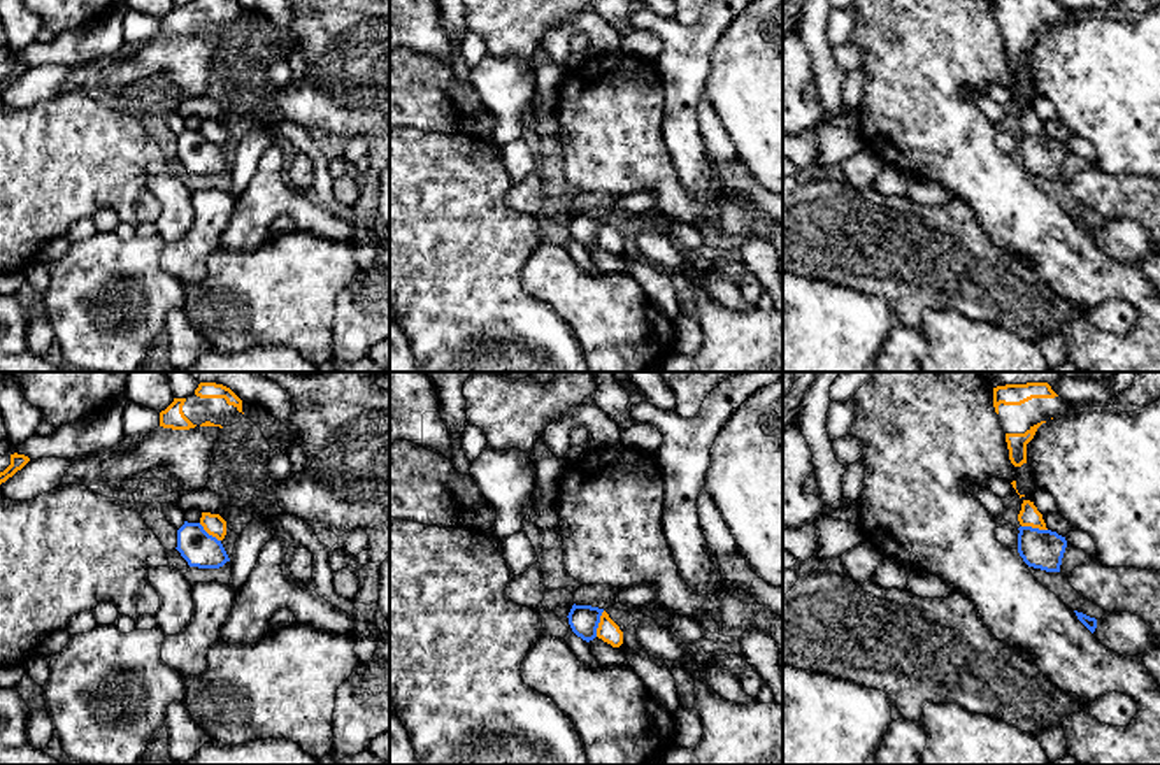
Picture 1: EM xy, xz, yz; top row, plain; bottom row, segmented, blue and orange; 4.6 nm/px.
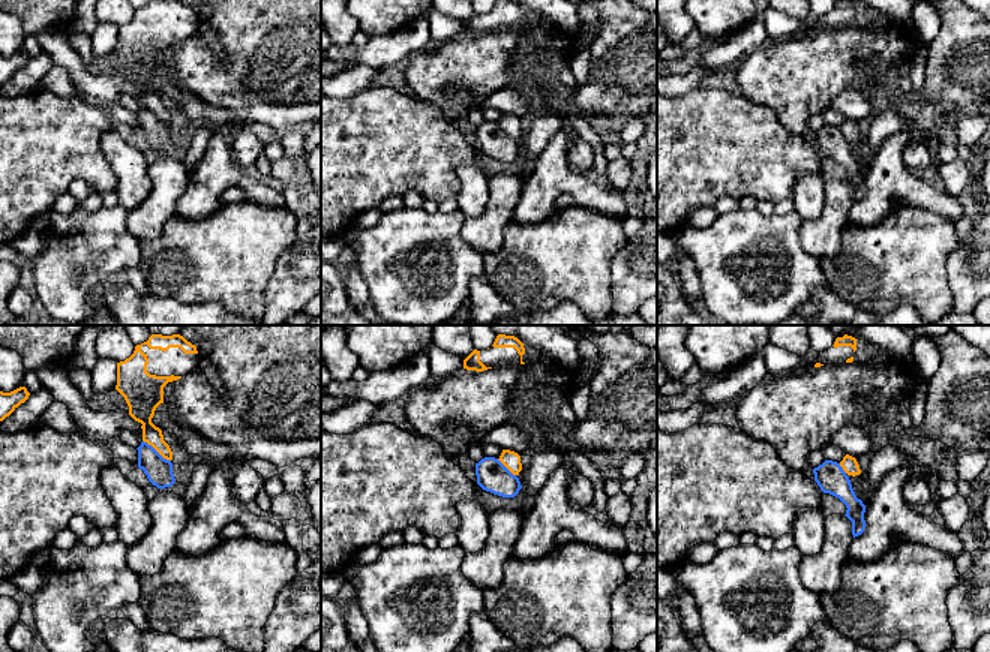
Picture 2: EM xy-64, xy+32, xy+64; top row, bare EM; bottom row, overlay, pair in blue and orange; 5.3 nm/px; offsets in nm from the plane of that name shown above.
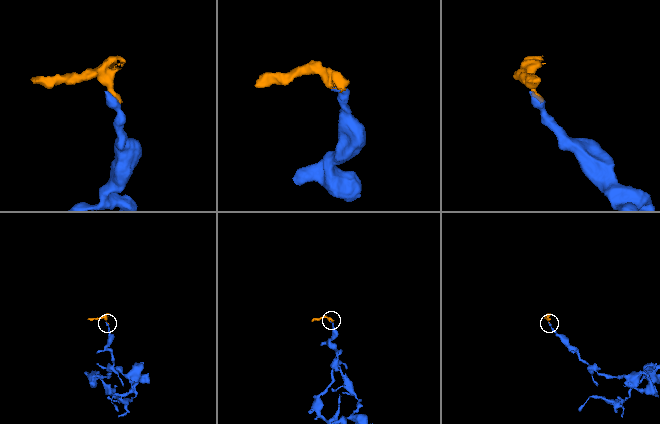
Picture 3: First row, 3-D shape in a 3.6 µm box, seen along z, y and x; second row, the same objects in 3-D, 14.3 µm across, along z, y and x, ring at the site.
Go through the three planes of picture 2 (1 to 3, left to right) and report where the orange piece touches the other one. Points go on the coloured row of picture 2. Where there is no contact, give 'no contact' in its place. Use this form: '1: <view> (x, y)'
1: xy-64 (155, 450)
2: xy+32 (504, 466)
3: xy+64 (842, 468)

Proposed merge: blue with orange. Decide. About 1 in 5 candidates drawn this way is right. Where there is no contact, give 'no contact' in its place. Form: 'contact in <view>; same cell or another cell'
contact in xz; another cell

